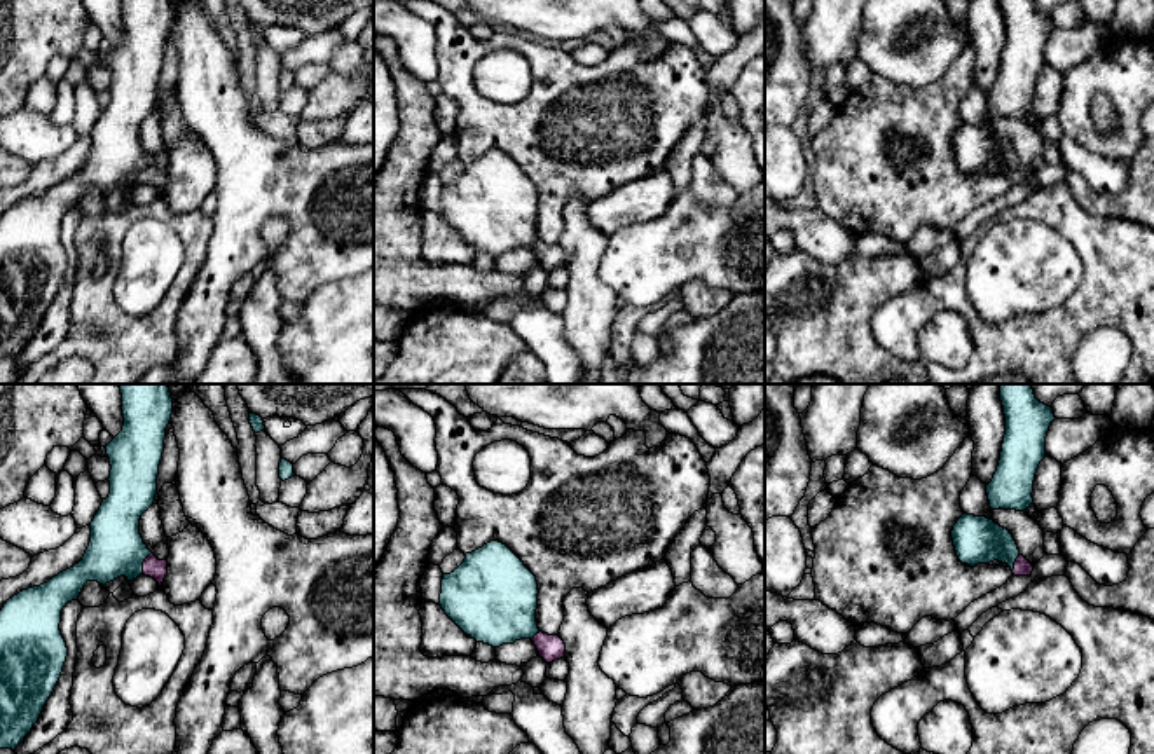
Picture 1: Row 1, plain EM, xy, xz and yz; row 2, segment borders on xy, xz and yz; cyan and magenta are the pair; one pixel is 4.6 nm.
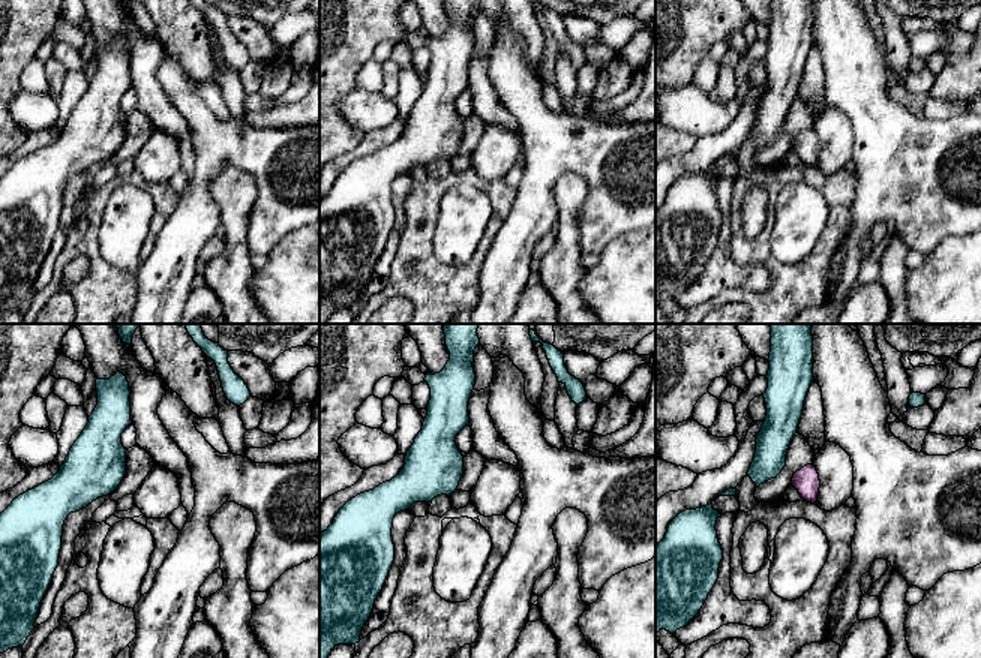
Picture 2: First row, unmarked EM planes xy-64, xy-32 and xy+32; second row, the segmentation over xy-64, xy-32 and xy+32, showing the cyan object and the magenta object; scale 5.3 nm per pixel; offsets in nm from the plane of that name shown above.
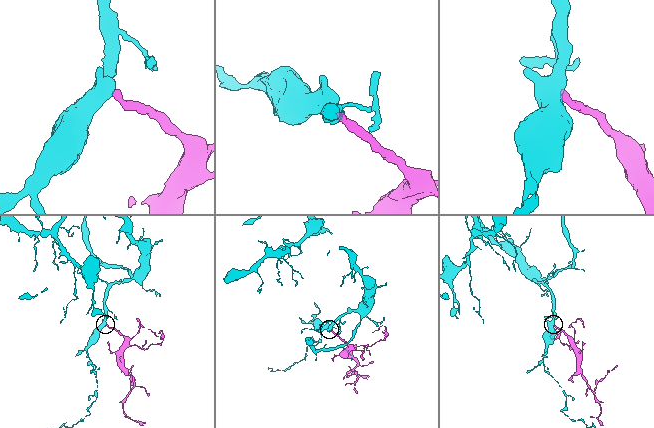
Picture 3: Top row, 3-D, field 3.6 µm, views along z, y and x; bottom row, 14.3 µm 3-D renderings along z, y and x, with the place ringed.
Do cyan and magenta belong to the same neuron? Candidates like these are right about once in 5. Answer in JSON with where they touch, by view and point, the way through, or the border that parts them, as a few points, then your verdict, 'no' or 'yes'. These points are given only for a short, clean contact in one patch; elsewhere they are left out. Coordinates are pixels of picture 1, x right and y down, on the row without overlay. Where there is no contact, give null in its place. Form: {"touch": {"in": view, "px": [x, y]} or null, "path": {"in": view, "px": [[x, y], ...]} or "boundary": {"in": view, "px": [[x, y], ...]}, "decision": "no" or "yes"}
{"touch": {"in": "xy", "px": [144, 170]}, "path": {"in": "xy", "px": [[116, 157], [144, 170], [154, 177]]}, "decision": "yes"}

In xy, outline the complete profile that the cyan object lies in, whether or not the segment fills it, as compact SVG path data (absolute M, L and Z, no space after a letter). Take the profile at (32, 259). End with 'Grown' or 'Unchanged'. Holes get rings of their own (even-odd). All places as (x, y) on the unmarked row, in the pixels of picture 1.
M120 0L122 40L105 56L110 68L110 103L91 131L91 150L79 173L47 192L19 201L0 220L0 358L16 358L38 330L52 304L68 257L61 244L61 220L77 209L87 190L106 194L120 185L127 190L150 185L159 197L168 183L168 168L159 169L143 152L140 127L154 113L166 37L173 23L169 0Z. Grown

